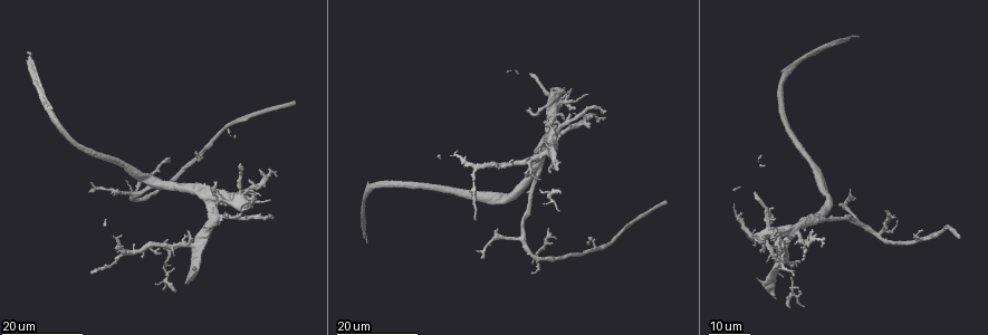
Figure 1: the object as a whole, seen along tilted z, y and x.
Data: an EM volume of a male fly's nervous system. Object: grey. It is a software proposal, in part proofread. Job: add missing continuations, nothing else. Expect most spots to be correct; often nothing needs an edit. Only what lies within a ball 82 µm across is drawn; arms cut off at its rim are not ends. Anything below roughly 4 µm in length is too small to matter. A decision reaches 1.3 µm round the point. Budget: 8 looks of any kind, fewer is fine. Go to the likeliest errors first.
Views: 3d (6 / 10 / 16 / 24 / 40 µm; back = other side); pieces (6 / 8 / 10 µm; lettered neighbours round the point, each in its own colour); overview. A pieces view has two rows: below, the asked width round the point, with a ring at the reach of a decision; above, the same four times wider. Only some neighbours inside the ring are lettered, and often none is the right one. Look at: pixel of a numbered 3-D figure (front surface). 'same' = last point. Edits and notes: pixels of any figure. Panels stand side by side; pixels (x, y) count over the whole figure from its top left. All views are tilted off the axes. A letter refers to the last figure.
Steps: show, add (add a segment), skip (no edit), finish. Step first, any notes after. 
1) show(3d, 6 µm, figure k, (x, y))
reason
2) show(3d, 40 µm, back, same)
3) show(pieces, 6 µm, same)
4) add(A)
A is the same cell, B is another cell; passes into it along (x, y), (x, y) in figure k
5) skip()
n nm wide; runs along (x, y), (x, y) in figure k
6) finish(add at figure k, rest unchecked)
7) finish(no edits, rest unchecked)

show(3d, 24 µm, figure 1, (190, 233))
free end

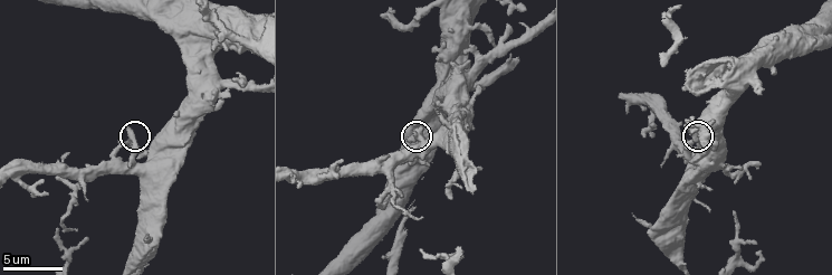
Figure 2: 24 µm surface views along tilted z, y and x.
show(pieces, 6 µm, figure 2, (130, 129))

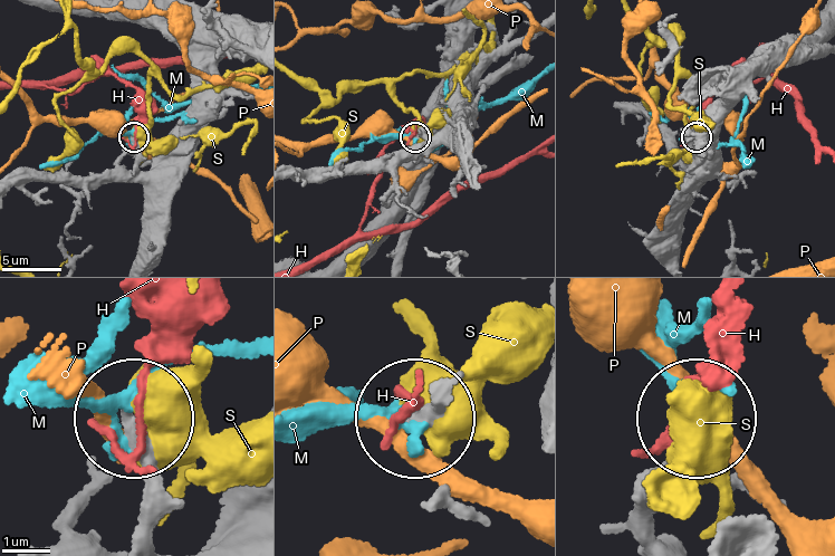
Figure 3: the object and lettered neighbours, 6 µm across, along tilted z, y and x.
skip()
H, M, P and S are other cells; runs along (145, 537), (133, 424) in figure 3; no lettered segment goes on from it

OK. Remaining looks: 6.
show(pieces, 10 µm, figure 2, (452, 197))
free end

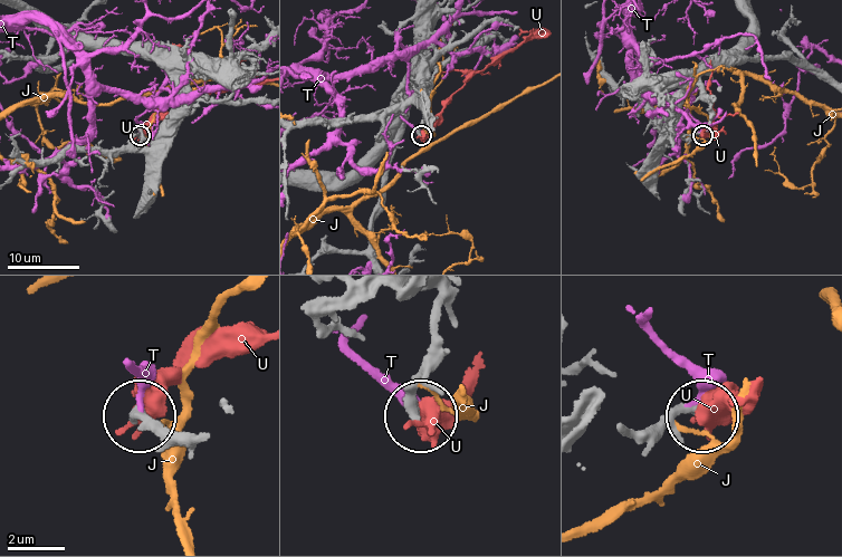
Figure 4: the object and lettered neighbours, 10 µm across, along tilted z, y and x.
skip()
J, T and U are other cells; runs along (442, 299), (415, 413) in figure 4; no lettered segment goes on from it

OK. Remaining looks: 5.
show(pieces, 10 µm, figure 2, (65, 153))
thin end

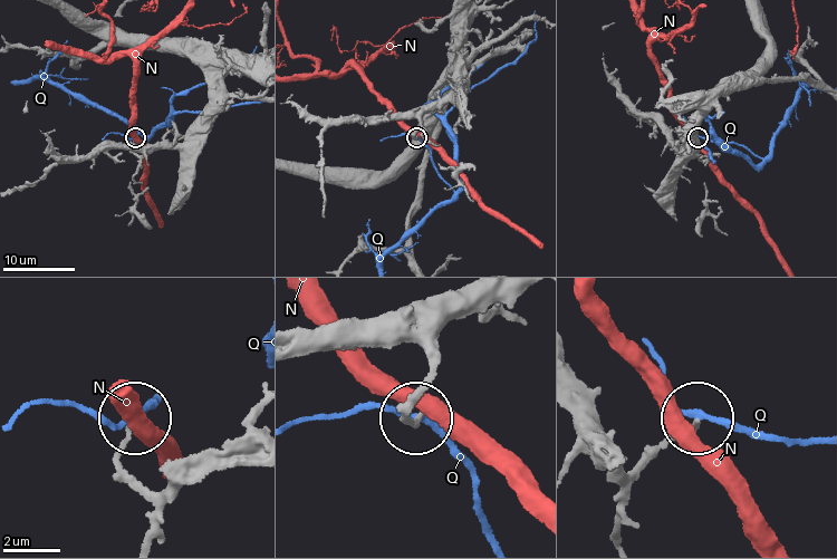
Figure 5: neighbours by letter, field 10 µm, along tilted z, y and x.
skip()
180 nm wide; N and Q are other cells; runs along (608, 456), (635, 471), (696, 420) in figure 5; no lettered segment goes on from it

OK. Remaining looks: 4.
show(3d, 16 µm, figure 1, (87, 190))
tapers out

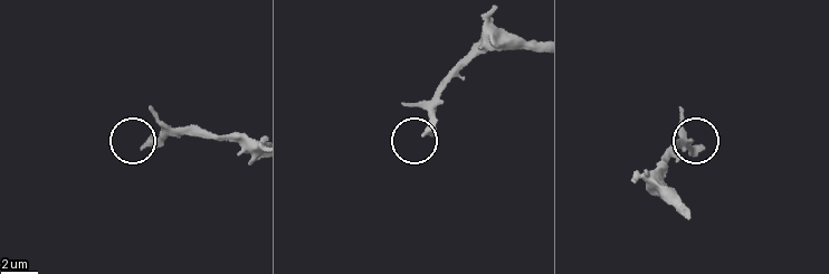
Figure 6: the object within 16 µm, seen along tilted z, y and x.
show(pieces, 8 µm, figure 6, (143, 148))

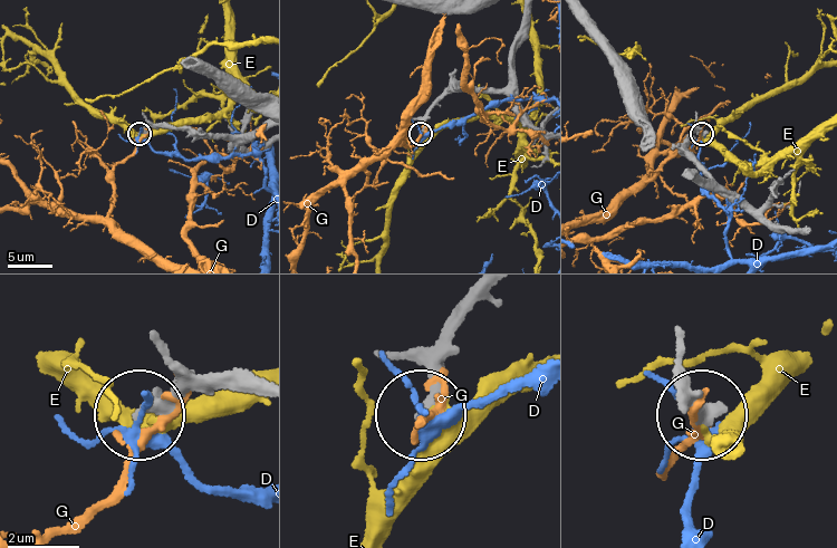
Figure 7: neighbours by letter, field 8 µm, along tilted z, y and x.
skip()
D, E and G are other cells; runs along (260, 387), (200, 382), (143, 410) in figure 7; none of them fits

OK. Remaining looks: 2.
finish(no edits, rest unchecked)

